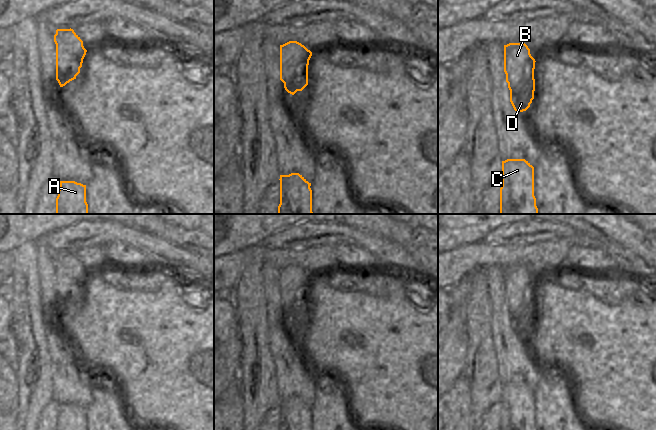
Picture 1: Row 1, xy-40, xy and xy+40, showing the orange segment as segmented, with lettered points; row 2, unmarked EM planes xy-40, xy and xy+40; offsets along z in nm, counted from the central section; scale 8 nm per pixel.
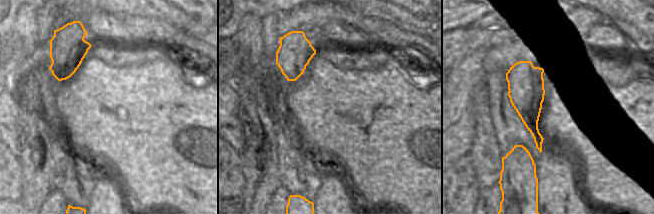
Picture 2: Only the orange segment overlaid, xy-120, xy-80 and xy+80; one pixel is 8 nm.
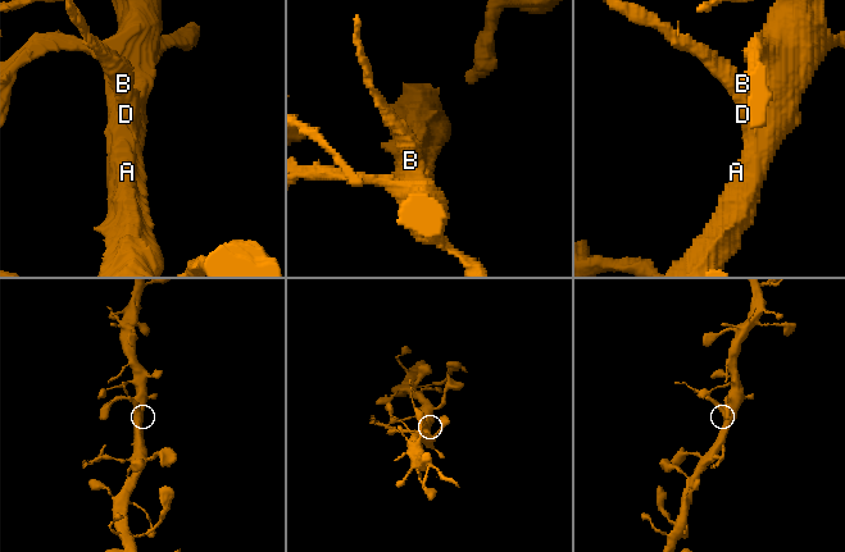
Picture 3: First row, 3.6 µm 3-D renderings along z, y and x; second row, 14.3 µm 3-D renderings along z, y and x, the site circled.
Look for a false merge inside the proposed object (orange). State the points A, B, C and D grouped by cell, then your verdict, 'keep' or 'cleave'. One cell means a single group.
A C D / B; cleave

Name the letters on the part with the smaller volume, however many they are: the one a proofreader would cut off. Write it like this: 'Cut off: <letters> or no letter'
Cut off: B

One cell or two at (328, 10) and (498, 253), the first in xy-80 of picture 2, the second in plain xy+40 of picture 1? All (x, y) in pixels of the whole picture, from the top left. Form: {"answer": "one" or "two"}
{"answer": "two"}

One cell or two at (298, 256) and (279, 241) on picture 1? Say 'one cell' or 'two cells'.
two cells

